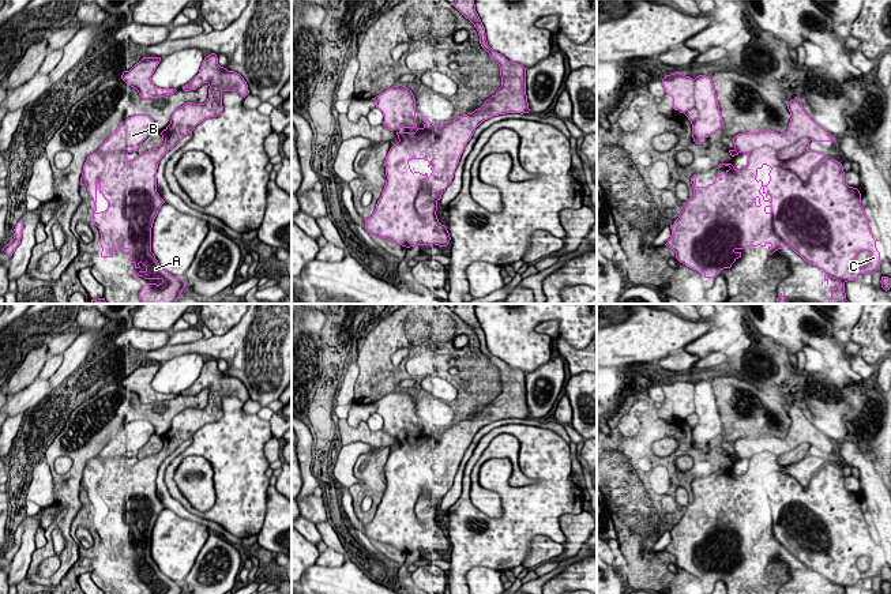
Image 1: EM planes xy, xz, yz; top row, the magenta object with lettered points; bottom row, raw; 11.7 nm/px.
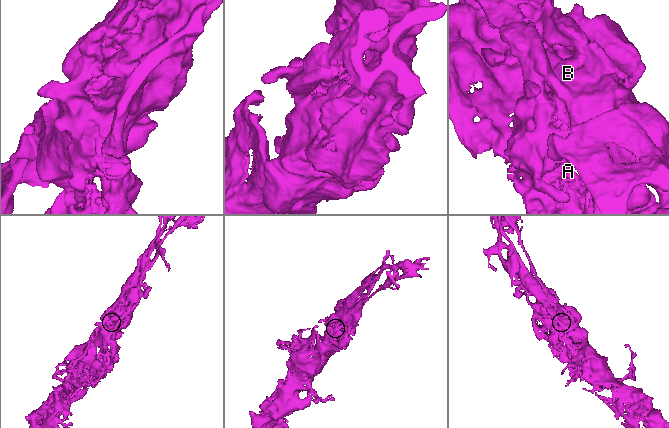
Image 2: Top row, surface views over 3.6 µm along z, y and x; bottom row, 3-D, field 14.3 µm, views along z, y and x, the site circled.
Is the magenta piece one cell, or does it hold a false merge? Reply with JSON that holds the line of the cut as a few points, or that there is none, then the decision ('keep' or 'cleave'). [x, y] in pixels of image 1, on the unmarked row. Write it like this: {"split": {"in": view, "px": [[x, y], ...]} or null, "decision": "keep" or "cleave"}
{"split": {"in": "yz", "px": [[812, 444], [799, 444], [779, 454], [775, 462]]}, "decision": "cleave"}

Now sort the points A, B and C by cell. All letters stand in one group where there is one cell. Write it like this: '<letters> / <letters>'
A B / C

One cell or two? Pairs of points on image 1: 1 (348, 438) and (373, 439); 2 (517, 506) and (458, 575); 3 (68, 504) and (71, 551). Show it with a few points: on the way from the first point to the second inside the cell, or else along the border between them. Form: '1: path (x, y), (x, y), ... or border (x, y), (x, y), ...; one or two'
1: path (354, 436), (367, 436); one
2: path (504, 523), (470, 557); one
3: path (66, 515), (68, 540); one

